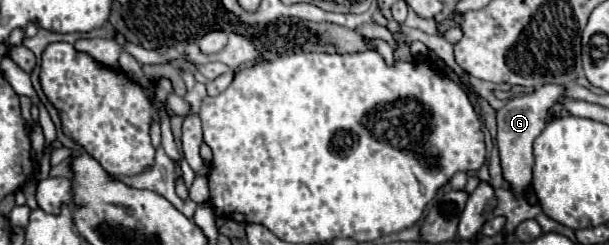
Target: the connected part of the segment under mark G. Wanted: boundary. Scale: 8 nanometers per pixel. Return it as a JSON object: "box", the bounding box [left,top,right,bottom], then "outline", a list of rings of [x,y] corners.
{"box":[497,86,563,196],"outline":[[[541,86],[533,94],[511,98],[501,110],[497,110],[497,148],[501,156],[503,178],[513,190],[513,194],[521,196],[531,186],[531,170],[533,170],[533,140],[545,128],[545,118],[549,108],[563,96],[561,86]]]}

